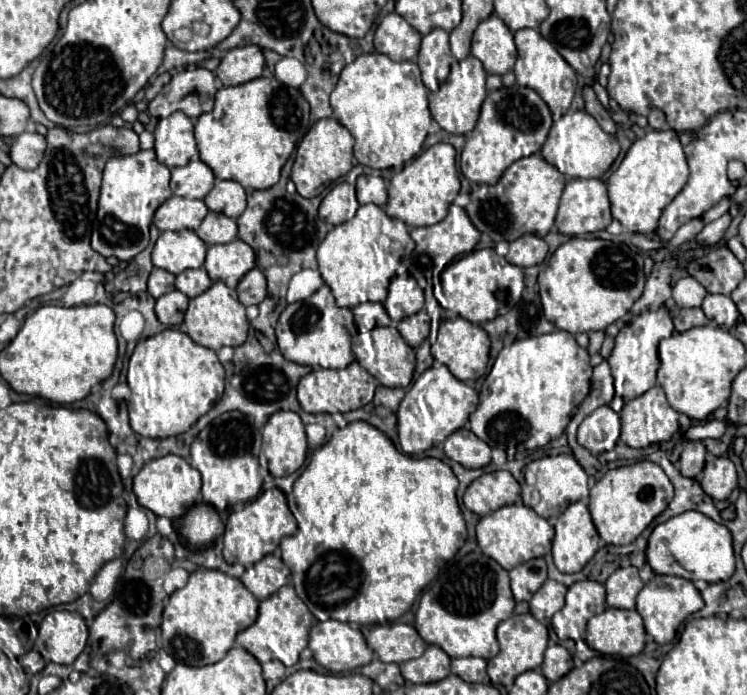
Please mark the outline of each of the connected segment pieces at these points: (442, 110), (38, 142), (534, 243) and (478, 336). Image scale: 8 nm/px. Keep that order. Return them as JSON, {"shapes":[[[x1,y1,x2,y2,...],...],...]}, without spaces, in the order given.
{"shapes":[[[469,55,467,59,463,61,455,61,451,65,451,73,449,73,449,79,445,83,441,83,439,91,431,95,429,99,429,109,431,109,431,115,433,119,449,133,453,135,467,135,477,119,479,119,479,109,481,109,481,103,485,101,485,79,487,79,487,73,481,65,481,61,473,55]],[[21,133,11,145,11,159,21,169,35,169,41,163,41,155,45,153,47,141,39,133]],[[521,235,509,247,507,259,517,267,533,267,543,263,547,255,547,243,537,235]],[[457,317,439,325,439,335,437,335,437,341,431,345,431,353,439,363,447,365,457,379,471,381,485,375,487,363,489,363,489,347,491,347,489,335,481,325,475,325,463,317]]]}

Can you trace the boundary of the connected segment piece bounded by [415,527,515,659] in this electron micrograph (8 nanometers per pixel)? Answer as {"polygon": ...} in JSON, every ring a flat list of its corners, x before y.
{"polygon":[[473,527,469,529,471,533,467,543,441,569,439,577,421,595,415,627,429,645,441,647,451,659,469,655,491,659,499,653,495,629,513,613,515,599,509,587,507,571,497,561,481,553,473,535]]}

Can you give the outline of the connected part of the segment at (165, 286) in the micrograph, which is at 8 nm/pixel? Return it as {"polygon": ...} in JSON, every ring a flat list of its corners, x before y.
{"polygon":[[153,269,149,277,149,293,159,299,169,291,175,291,175,275,165,269]]}

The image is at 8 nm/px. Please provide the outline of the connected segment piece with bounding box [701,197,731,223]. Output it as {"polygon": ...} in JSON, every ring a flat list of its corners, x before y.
{"polygon":[[725,197,725,199,717,201,709,211,705,211,705,215,701,215,703,223,709,223,709,221,719,219,723,213,727,213,727,211,729,211,729,207,731,207,731,199,729,199,729,197]]}

